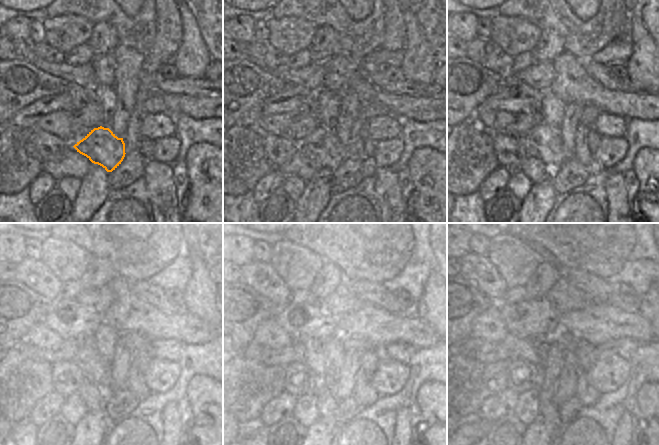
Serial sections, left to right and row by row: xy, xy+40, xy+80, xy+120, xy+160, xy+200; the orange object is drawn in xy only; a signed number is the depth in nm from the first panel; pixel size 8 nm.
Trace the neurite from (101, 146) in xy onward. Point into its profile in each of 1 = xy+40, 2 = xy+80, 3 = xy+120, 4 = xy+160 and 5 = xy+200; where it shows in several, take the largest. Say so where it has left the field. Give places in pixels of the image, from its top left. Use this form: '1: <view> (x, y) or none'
1: xy+40 (322, 145)
2: xy+80 (542, 142)
3: xy+120 (97, 370)
4: xy+160 (314, 358)
5: xy+200 (540, 362)

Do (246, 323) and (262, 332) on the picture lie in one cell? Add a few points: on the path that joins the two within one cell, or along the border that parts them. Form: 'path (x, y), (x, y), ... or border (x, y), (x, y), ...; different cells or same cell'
border (272, 315), (263, 319), (257, 325), (250, 341); different cells

